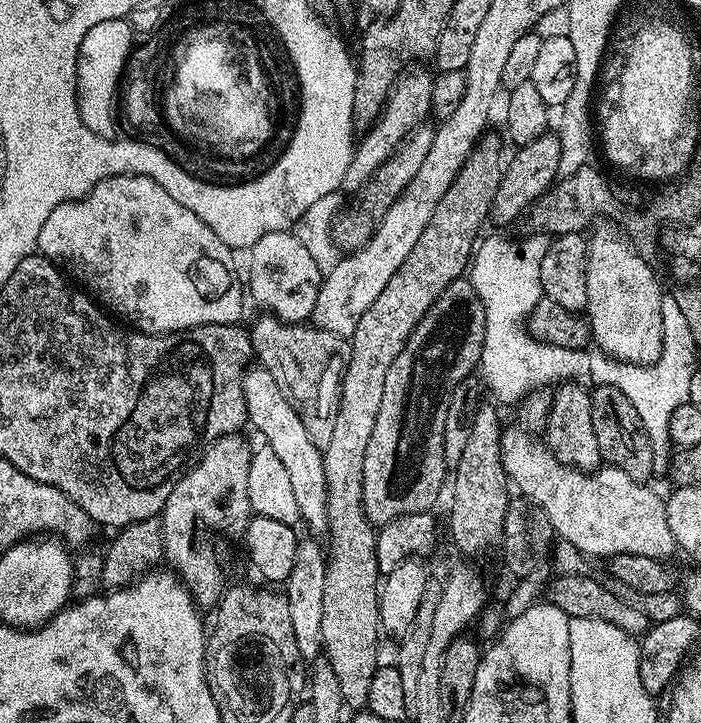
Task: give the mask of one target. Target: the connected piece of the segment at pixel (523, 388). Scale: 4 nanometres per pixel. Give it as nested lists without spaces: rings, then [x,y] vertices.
[[[498,236],[483,237],[473,251],[468,272],[486,313],[486,335],[479,363],[483,381],[498,401],[513,406],[550,382],[571,382],[587,389],[593,385],[587,349],[542,343],[527,331],[527,316],[544,296],[541,266],[550,243],[547,237],[537,237],[520,242]]]

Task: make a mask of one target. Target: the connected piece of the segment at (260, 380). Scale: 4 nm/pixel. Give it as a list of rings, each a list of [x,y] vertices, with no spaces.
[[[254,366],[245,371],[243,392],[250,424],[264,435],[263,443],[272,448],[274,454],[278,454],[280,467],[294,486],[300,520],[308,523],[314,531],[323,533],[328,527],[328,490],[322,449],[310,442],[310,434],[306,434],[306,426],[302,426],[302,418],[298,418],[297,411],[290,406],[274,376],[264,367]]]

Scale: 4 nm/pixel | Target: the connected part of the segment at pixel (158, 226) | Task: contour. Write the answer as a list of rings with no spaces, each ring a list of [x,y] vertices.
[[[112,176],[108,180],[100,181],[98,186],[94,186],[94,190],[90,190],[88,196],[80,200],[71,198],[65,200],[63,204],[50,210],[50,218],[46,218],[42,230],[38,230],[36,247],[39,255],[45,256],[46,259],[63,269],[69,277],[79,281],[105,309],[117,317],[122,316],[120,318],[123,321],[135,326],[141,332],[167,334],[185,332],[188,328],[197,328],[203,324],[235,324],[244,312],[246,292],[242,287],[241,273],[240,276],[236,273],[236,260],[232,257],[235,256],[233,249],[228,248],[226,242],[222,242],[222,238],[218,238],[218,234],[214,234],[214,230],[210,230],[210,226],[206,226],[202,218],[198,218],[198,214],[193,214],[192,211],[186,210],[186,206],[174,202],[174,198],[170,198],[170,194],[166,194],[166,190],[162,190],[162,186],[158,186],[158,182],[154,182],[148,176]]]

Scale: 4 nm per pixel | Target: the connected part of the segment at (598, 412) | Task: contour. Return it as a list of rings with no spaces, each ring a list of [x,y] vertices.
[[[598,384],[591,389],[590,418],[594,418],[594,434],[598,434],[600,455],[611,467],[626,470],[630,478],[641,482],[651,481],[654,475],[652,459],[654,450],[650,446],[650,438],[638,418],[638,410],[634,410],[634,402],[618,390],[613,384]]]

